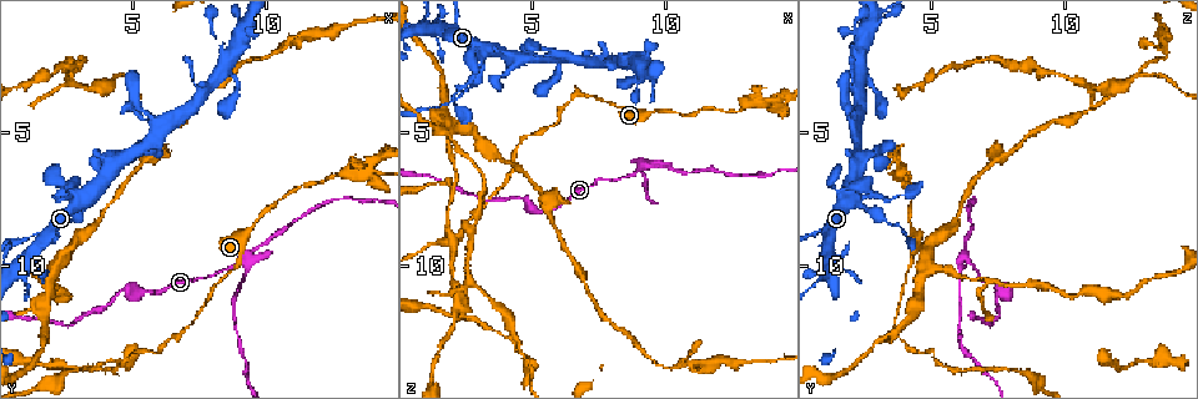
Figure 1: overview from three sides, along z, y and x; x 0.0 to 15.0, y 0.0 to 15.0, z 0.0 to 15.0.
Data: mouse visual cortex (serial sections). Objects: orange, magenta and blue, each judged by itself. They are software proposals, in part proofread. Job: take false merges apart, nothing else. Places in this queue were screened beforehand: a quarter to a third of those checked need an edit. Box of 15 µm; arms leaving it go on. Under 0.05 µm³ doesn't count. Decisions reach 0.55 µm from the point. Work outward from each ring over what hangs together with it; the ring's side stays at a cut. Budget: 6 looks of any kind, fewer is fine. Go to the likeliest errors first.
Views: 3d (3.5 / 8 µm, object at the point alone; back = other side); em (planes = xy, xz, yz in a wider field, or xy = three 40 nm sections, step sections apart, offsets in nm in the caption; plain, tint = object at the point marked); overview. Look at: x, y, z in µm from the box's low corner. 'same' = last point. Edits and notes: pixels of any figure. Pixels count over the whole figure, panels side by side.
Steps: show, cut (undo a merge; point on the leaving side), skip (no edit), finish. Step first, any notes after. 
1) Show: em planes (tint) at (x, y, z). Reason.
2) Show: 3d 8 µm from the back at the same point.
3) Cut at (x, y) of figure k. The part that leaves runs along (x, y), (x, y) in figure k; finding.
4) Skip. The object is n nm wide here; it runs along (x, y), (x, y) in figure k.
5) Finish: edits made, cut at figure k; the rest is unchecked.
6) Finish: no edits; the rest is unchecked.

Show: 3d 8 µm from the back at (9.3, 9.7, 6.3). Three-way junction.

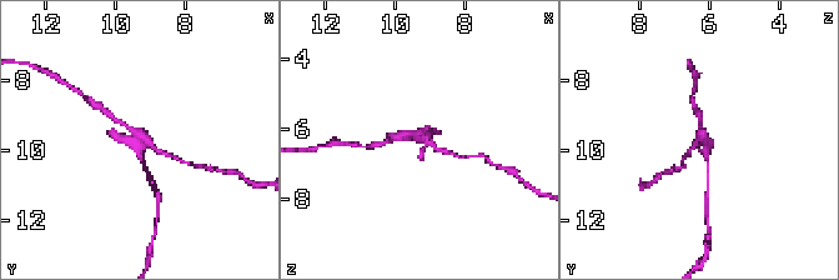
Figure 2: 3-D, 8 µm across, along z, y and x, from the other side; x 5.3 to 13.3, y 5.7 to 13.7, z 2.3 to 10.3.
Show: em xy step 2 (tint) at (9.2, 9.7, 6.3).

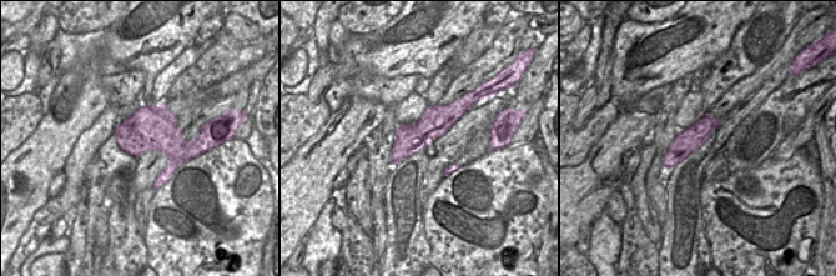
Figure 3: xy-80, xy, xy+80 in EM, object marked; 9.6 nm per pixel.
Cut at (110, 133) of figure 2. A second cell is stuck on.

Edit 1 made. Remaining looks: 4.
Show: overview. See it whole again.

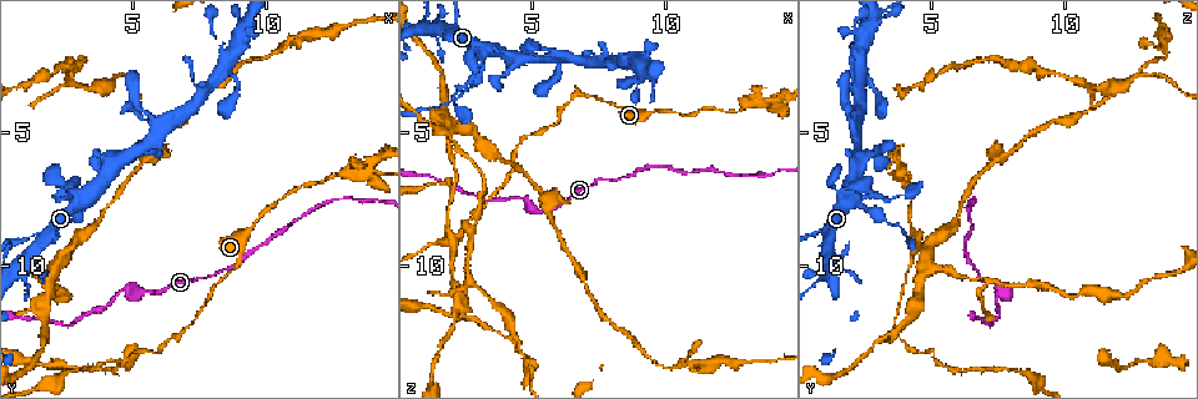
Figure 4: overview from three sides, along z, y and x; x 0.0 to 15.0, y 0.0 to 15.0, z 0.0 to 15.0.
Show: 3d 8 µm at (13.8, 6.4, 3.8). Four arms meet.

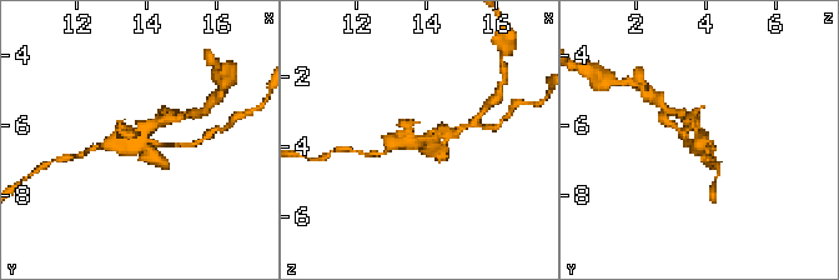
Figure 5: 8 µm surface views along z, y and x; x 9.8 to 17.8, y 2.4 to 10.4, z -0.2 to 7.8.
Show: em xy step 2 (tint) at (13.7, 6.4, 3.8).

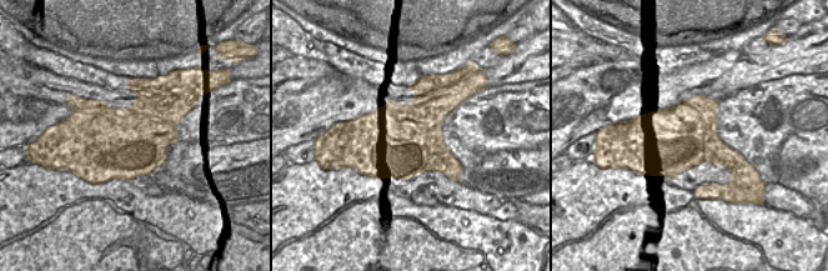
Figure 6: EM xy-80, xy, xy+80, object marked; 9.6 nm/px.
Cut at (157, 156) of figure 5. Two cells meet here.

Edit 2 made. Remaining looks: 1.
Finish: edits made, cut at figure 2, cut at figure 5; the rest is unchecked.

